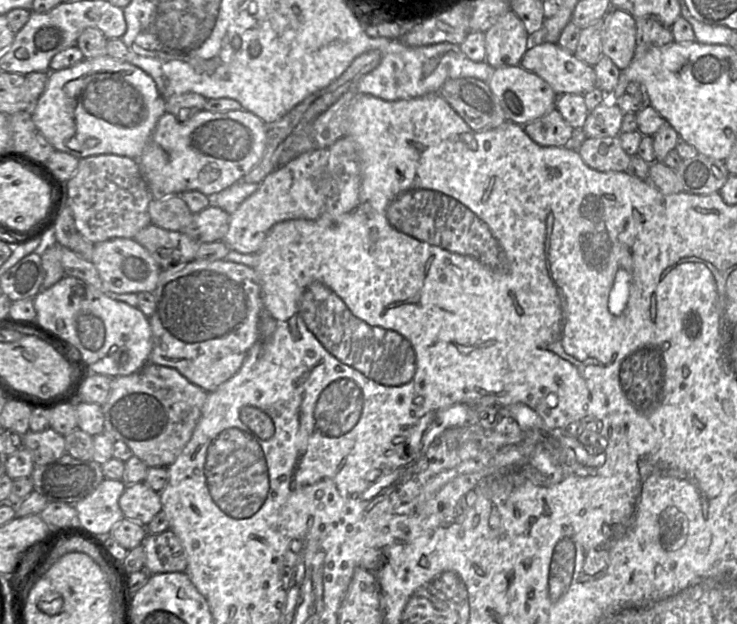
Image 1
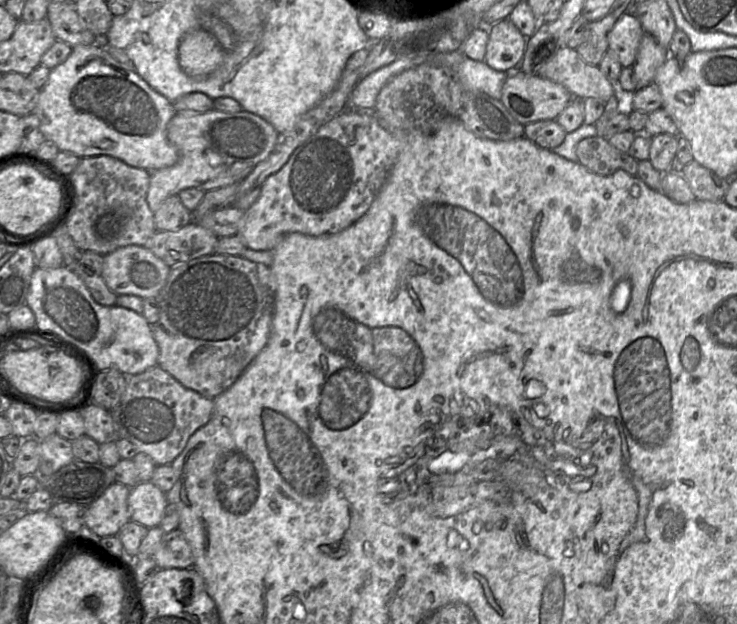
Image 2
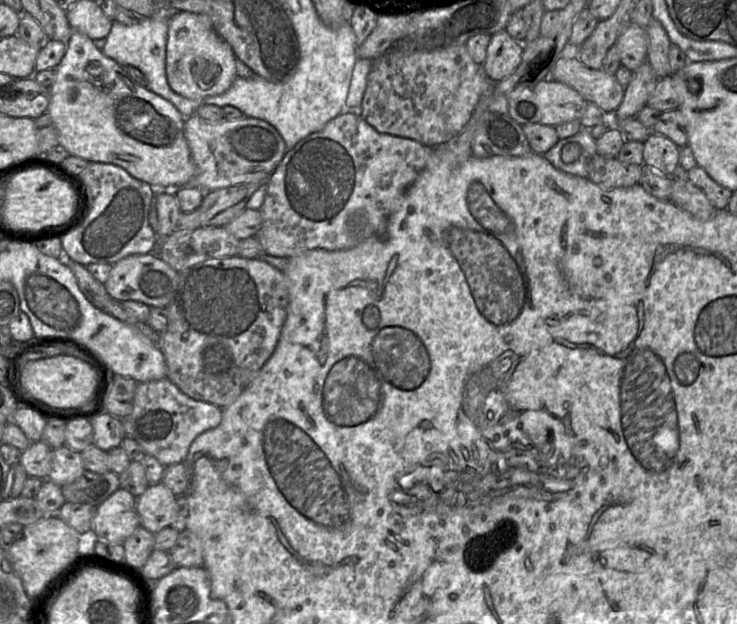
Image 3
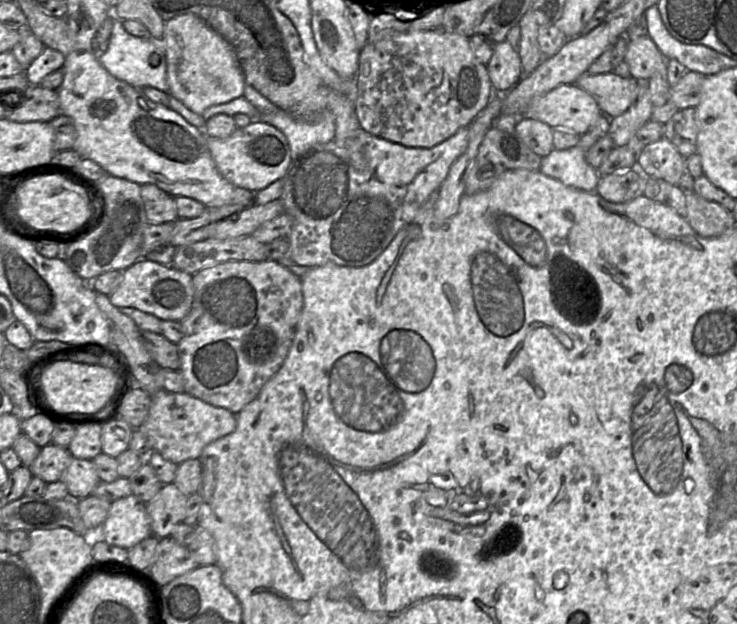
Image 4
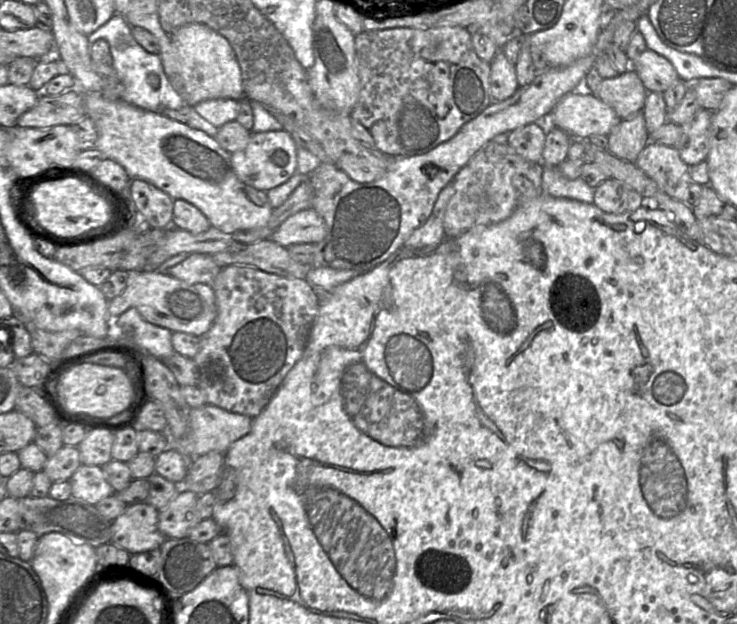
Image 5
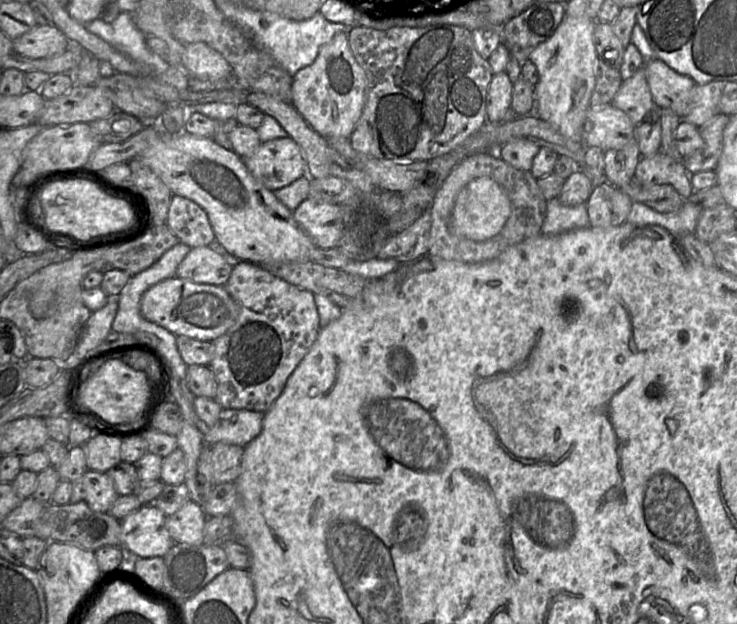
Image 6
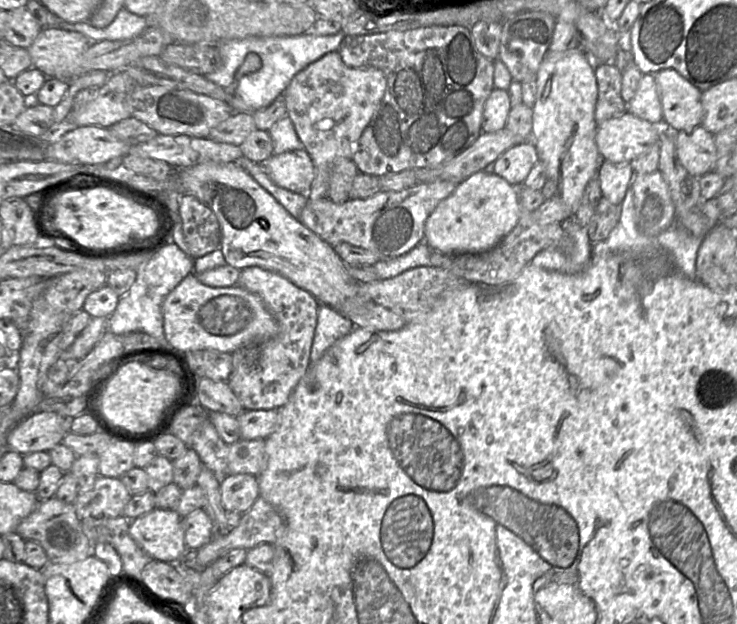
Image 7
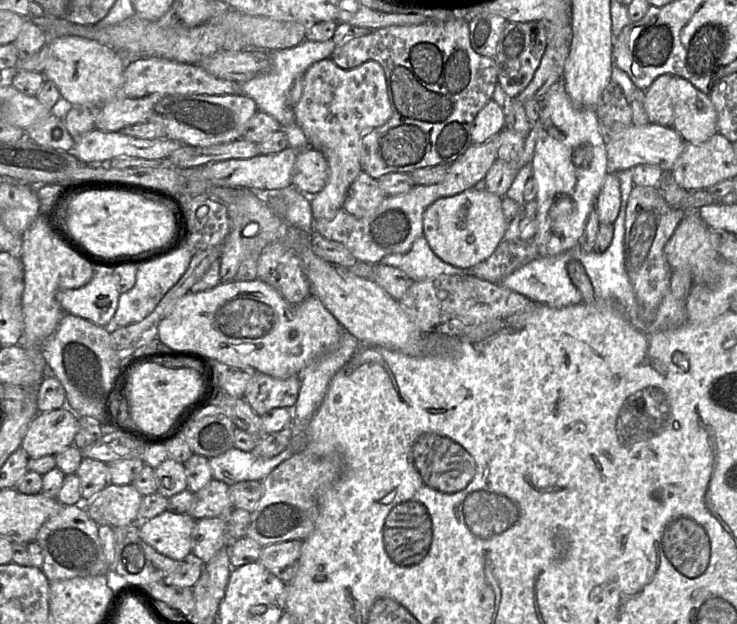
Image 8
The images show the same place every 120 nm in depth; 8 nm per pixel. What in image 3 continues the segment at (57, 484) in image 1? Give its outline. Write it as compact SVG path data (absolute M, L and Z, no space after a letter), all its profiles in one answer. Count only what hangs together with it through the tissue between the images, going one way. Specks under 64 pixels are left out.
M85 470L74 481L61 486L67 502L98 506L120 488L119 476L112 471L96 473Z

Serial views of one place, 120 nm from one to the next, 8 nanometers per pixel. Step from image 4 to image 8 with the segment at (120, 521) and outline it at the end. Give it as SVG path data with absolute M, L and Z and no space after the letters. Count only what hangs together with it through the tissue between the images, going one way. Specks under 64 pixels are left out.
M166 510L138 523L143 540L160 554L181 561L192 553L196 520L188 513Z

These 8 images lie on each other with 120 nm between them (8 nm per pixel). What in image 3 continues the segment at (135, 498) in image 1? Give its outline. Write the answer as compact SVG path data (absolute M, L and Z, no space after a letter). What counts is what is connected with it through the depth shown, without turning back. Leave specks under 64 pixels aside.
M164 484L149 487L136 498L141 525L153 534L171 526L175 515L177 496Z

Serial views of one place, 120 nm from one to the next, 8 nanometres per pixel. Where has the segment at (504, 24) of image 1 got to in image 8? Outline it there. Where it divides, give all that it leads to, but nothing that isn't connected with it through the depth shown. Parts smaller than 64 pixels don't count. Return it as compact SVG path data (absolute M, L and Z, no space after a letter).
M490 100L476 115L471 138L472 144L483 144L497 136L505 127L505 114L497 102Z

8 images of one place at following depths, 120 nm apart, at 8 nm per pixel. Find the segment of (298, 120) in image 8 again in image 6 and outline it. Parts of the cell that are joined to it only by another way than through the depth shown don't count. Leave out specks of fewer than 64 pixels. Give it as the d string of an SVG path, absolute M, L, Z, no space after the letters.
M347 32L336 34L320 48L311 65L295 73L291 93L292 105L319 135L350 137L365 105L367 78L350 50Z

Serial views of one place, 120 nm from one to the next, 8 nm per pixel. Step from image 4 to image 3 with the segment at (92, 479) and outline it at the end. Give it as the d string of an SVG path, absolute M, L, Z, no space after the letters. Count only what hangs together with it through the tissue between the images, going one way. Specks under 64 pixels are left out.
M66 444L53 449L52 467L47 479L62 486L74 481L84 471L81 452L69 448Z

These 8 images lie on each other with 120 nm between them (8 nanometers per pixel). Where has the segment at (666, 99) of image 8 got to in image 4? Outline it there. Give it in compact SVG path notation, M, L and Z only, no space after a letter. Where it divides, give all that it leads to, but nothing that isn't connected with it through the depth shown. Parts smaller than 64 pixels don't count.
M613 71L602 74L582 74L575 84L588 92L609 118L623 114L636 100L639 81L632 76L623 78Z

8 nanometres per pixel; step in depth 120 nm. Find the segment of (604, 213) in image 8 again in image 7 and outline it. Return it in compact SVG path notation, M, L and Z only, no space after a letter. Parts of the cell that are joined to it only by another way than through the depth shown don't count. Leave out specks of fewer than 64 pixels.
M602 159L598 177L602 196L612 204L621 205L634 178L634 171L629 162L614 164Z

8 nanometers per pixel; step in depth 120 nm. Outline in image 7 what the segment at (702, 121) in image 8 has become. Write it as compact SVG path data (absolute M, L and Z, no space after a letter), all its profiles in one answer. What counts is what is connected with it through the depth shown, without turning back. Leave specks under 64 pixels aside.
M666 68L654 74L663 112L663 124L673 133L690 132L701 126L701 91L676 70Z

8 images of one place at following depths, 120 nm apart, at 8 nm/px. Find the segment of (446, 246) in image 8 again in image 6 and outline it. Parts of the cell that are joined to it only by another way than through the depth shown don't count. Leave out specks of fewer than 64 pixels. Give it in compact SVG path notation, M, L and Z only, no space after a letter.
M488 176L470 181L457 195L450 216L450 228L458 236L484 241L497 235L511 213L511 203L500 185Z

